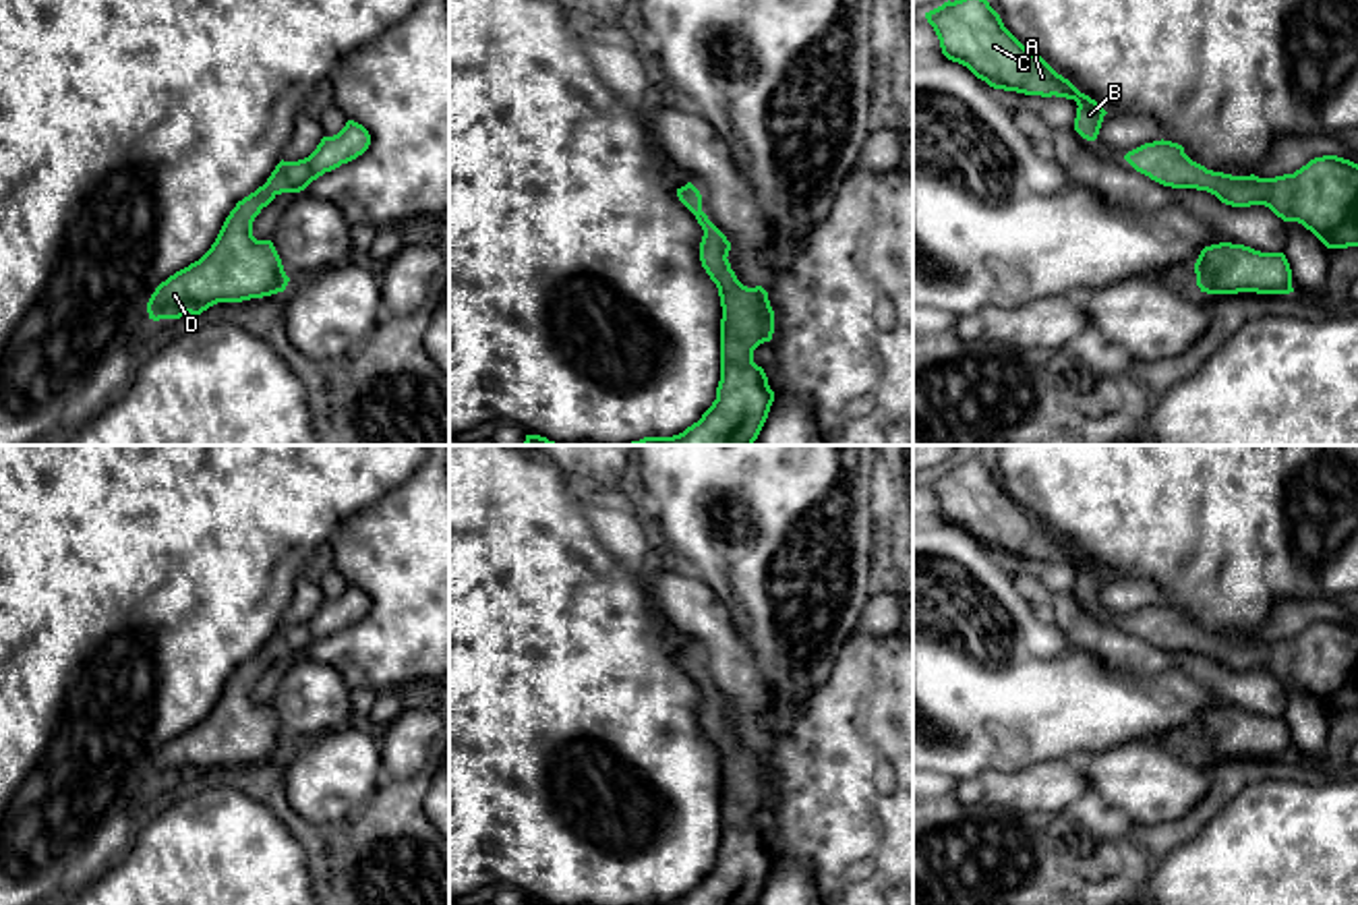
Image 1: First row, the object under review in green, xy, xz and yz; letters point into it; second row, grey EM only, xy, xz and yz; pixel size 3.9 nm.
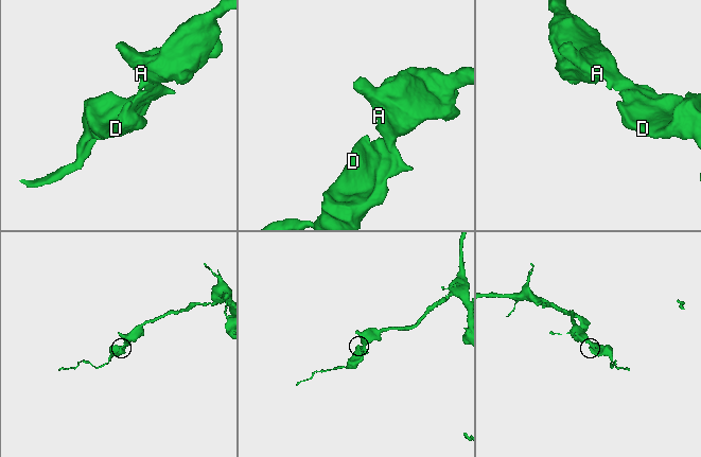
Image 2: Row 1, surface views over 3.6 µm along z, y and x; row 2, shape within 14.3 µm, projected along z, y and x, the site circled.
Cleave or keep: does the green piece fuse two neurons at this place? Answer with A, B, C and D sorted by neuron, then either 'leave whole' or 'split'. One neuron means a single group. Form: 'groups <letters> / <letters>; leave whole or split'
groups A B C D; leave whole

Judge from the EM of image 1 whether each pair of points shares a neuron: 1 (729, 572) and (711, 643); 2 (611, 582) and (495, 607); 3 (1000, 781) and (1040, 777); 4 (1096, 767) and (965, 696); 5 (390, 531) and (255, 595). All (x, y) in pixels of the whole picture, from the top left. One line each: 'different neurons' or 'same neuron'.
1: different neurons
2: same neuron
3: same neuron
4: different neurons
5: different neurons

